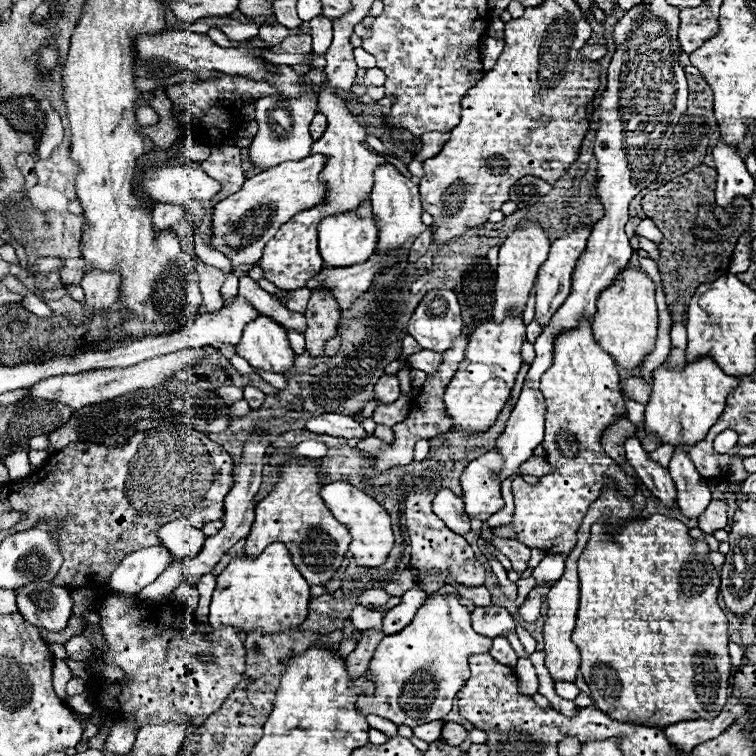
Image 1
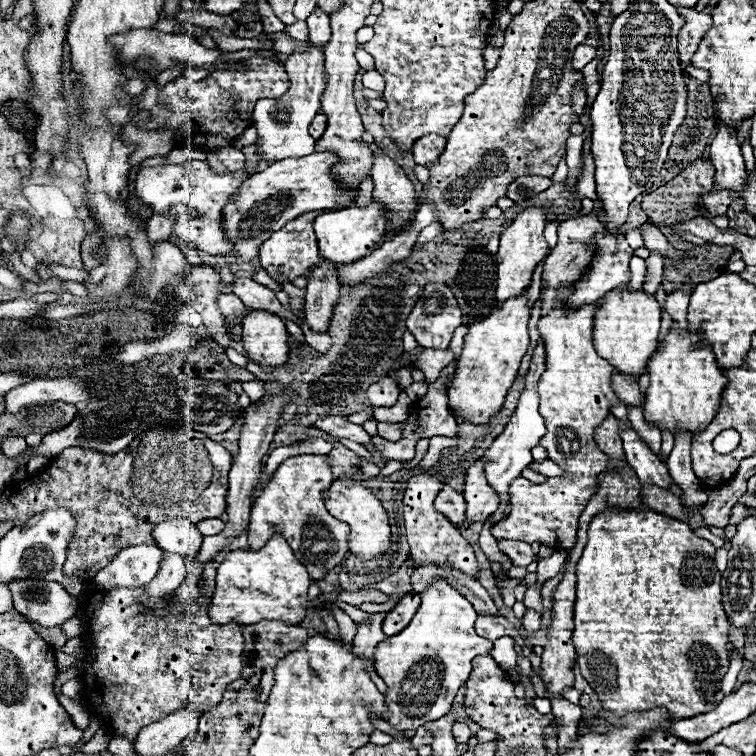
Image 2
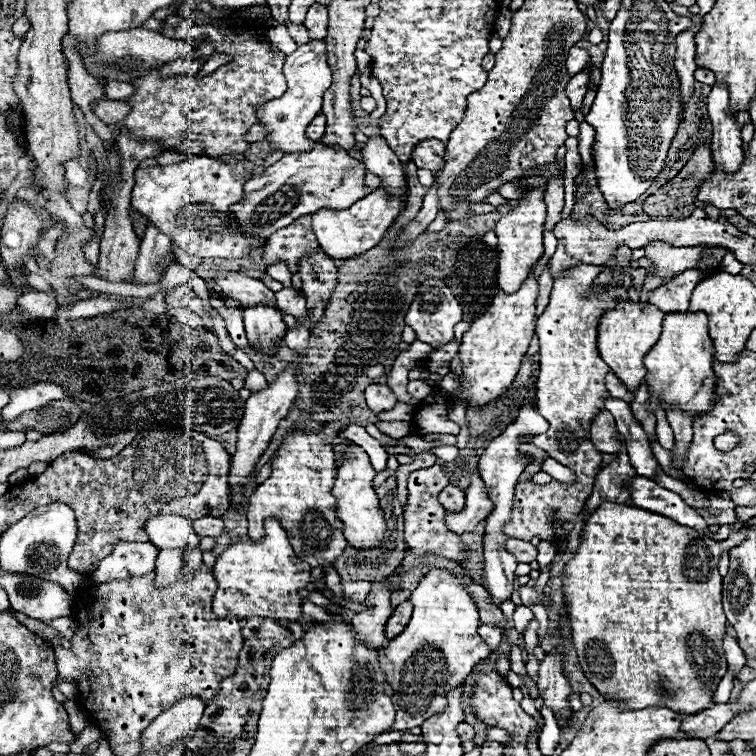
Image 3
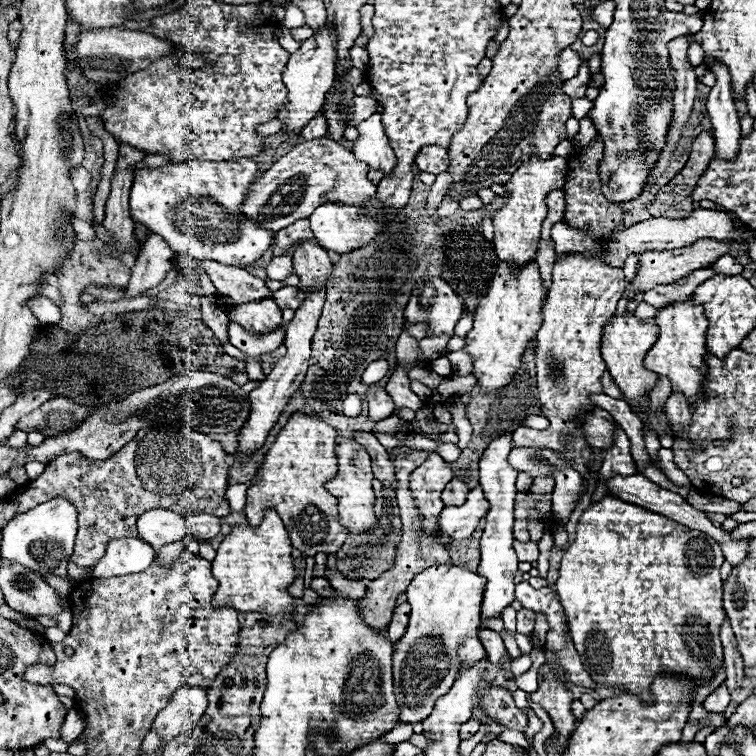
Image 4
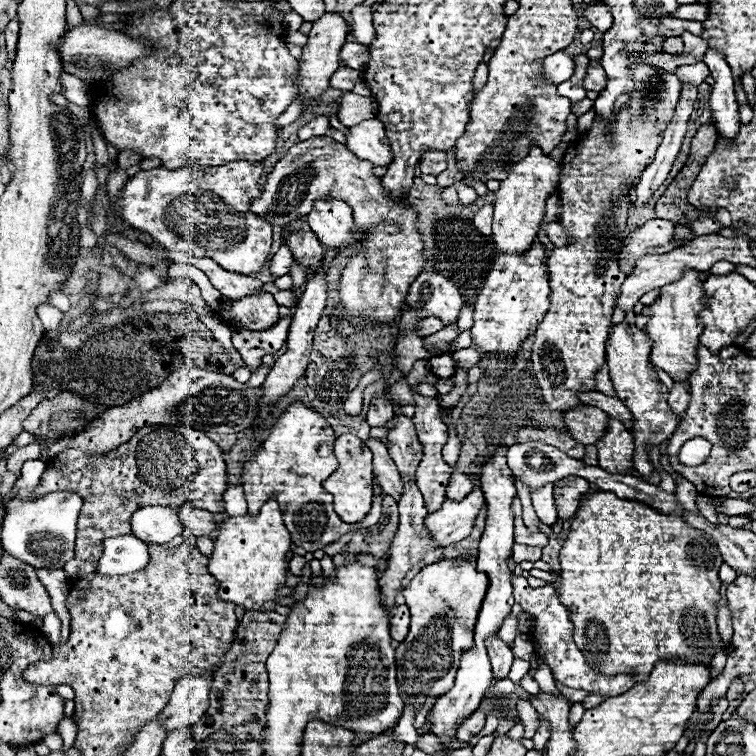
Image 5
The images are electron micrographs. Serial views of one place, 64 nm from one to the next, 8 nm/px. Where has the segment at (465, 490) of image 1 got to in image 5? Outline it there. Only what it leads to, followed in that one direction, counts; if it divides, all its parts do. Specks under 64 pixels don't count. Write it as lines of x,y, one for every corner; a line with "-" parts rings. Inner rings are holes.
474,488
462,502
446,500
438,512
426,518
424,526
438,544
442,546
456,544
470,536
482,506
484,506
482,490

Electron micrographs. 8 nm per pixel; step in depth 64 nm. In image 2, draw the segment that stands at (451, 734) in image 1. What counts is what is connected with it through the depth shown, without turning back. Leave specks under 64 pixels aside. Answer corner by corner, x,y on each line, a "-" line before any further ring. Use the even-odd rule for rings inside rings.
456,722
456,724
452,726
452,734
454,734
454,740
456,740
458,744
466,744
468,738
472,736
472,732
468,730
468,726
462,724
462,722

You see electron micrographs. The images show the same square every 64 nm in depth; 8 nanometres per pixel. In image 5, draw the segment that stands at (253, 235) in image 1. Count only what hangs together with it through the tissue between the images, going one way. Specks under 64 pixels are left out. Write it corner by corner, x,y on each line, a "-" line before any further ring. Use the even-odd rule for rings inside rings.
316,136
310,140
298,142
288,150
286,156
282,156
276,162
274,170
266,178
266,186
262,190
262,196
252,200
250,212
256,216
262,216
272,226
288,226
292,220
308,216
308,212
312,210
312,204
318,198
338,198
338,200
344,200
346,204
350,204
354,208
354,222
362,228
372,228
372,232
366,234
364,240
360,240
360,244
356,244
356,246
364,246
364,250
350,258
350,262
342,274
340,302
350,312
348,320
354,316
366,316
368,320
390,322
390,320
394,320
398,310
404,308
408,288
418,278
418,274
422,270
424,258
420,252
424,246
422,246
420,234
416,230
416,210
412,210
408,206
408,202
390,200
384,194
380,178
372,176
372,168
374,166
370,162
358,160
344,144
336,142
330,136

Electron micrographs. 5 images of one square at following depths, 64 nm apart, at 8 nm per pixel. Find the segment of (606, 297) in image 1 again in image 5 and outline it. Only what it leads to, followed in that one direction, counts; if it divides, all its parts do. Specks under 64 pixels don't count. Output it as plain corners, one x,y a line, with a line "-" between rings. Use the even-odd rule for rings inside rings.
626,318
618,324
612,324
608,340
606,340
606,364
610,370
610,378
612,384
618,392
618,398
630,408
630,412
634,412
634,436
636,436
636,450
634,450
634,468
640,472
642,478
650,478
654,472
654,466
648,458
646,446
650,444
662,444
664,440
668,440
676,426
678,420
674,418
674,414
668,408
668,390
666,386
662,386
662,382
658,380
658,374
650,368
650,348
652,348
654,340
648,336
646,330
636,328
634,324
630,324

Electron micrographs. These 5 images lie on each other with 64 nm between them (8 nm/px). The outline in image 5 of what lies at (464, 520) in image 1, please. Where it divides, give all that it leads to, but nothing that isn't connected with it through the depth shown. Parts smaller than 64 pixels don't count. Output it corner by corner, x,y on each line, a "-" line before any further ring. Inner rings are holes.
454,470
452,478
450,478
450,482
448,482
448,488
446,488
446,498
448,498
448,500
454,500
454,502
460,502
466,494
472,492
472,488
474,488
474,486
472,486
470,478
468,478
466,474
460,474
460,472

